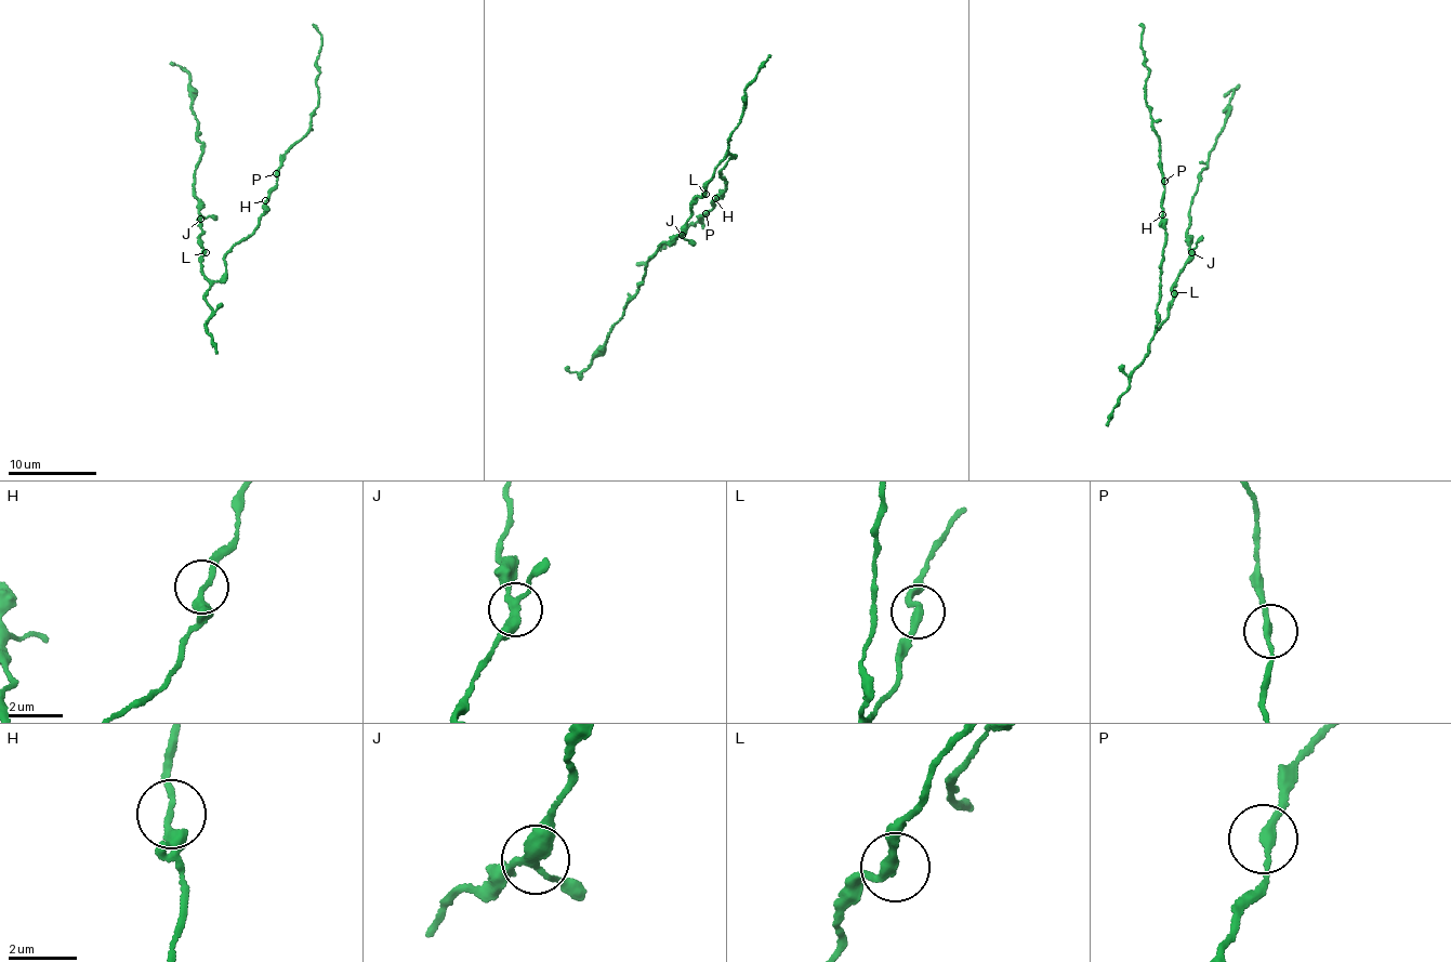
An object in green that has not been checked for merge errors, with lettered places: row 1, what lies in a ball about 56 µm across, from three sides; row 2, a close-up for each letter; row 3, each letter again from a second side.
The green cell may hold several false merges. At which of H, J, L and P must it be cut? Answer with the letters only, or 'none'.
none

